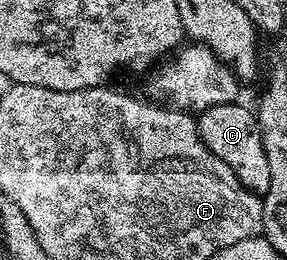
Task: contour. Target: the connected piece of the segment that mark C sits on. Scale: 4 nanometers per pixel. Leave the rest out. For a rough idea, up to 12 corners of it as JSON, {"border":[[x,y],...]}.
{"border":[[215,105],[198,117],[200,138],[263,195],[270,187],[255,112]]}

